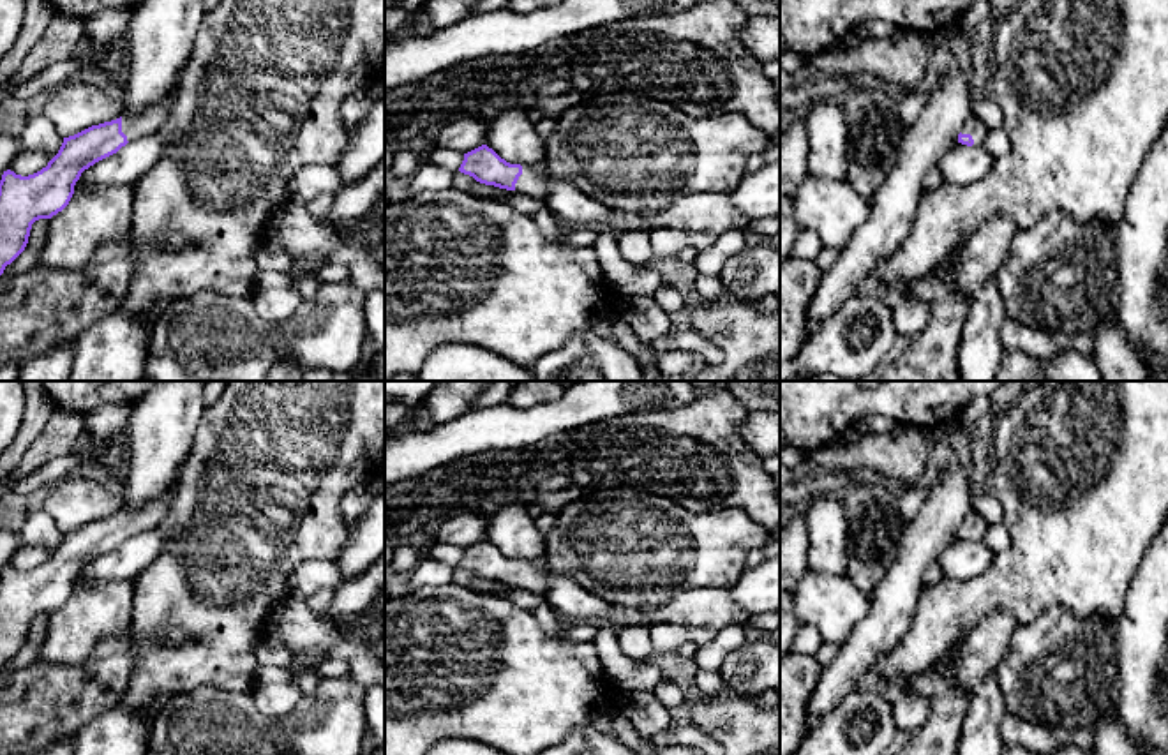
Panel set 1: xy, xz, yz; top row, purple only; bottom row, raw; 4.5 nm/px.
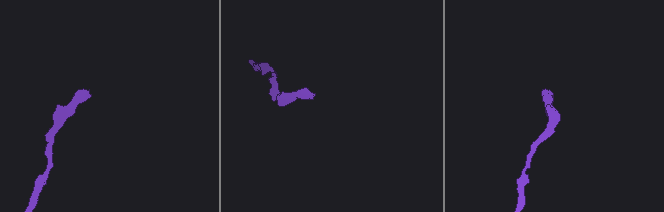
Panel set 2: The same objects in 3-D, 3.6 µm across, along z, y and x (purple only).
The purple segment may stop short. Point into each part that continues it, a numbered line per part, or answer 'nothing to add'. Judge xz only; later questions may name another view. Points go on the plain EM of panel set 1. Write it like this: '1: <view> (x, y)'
1: xz (533, 579)

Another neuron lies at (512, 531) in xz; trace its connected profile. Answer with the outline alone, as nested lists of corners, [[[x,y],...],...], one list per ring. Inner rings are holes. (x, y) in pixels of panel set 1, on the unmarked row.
[[[520,505],[492,513],[485,540],[510,559],[531,563],[545,557],[545,534]]]

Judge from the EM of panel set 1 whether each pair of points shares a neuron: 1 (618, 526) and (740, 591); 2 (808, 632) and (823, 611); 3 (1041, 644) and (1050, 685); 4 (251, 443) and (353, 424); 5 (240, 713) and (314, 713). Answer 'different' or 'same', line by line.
1: different
2: different
3: same
4: same
5: same

